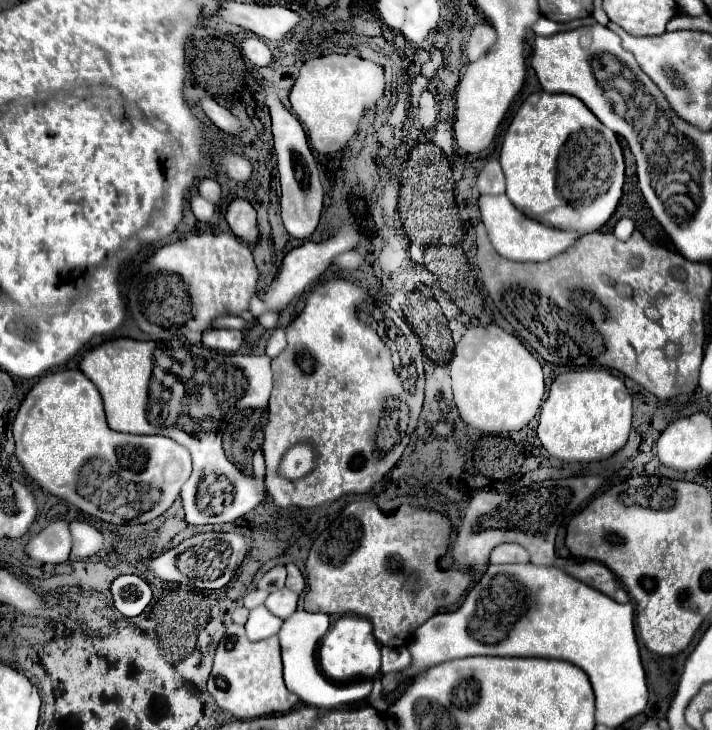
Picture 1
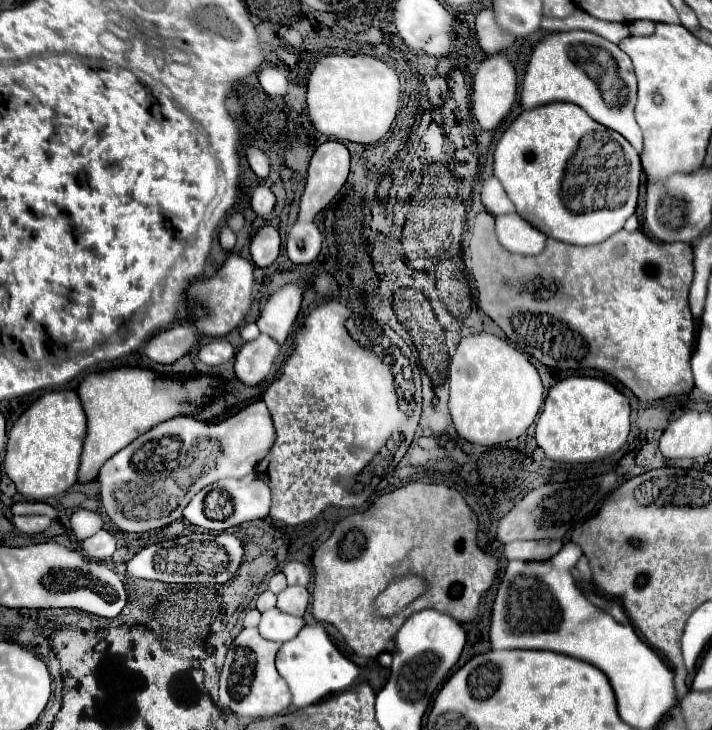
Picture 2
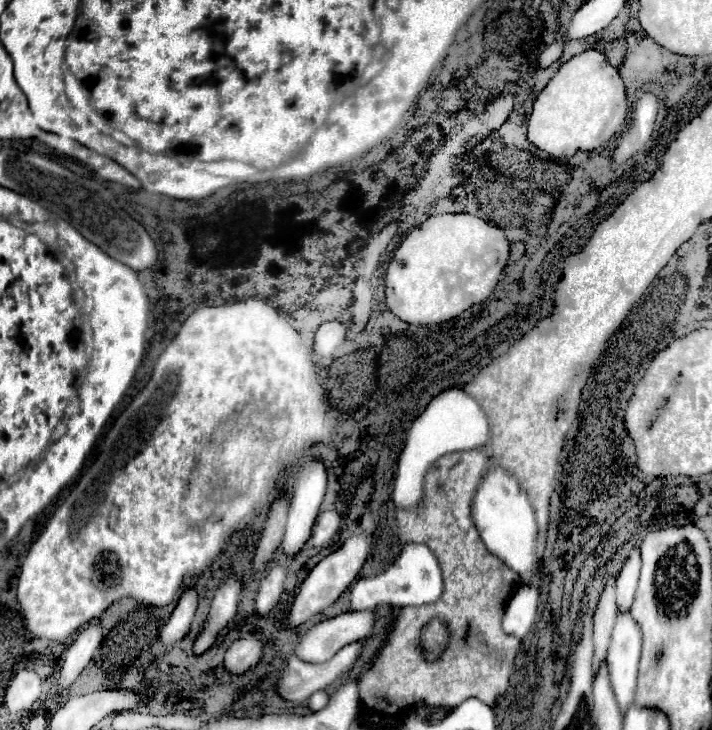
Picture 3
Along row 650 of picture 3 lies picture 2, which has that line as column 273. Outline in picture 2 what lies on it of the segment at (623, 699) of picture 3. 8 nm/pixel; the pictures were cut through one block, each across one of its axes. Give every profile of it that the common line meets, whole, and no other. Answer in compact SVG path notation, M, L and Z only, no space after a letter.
M272 608L262 614L260 634L274 642L286 642L286 640L292 640L300 632L302 626L304 626L302 618L290 616L290 614L280 612L278 608Z

